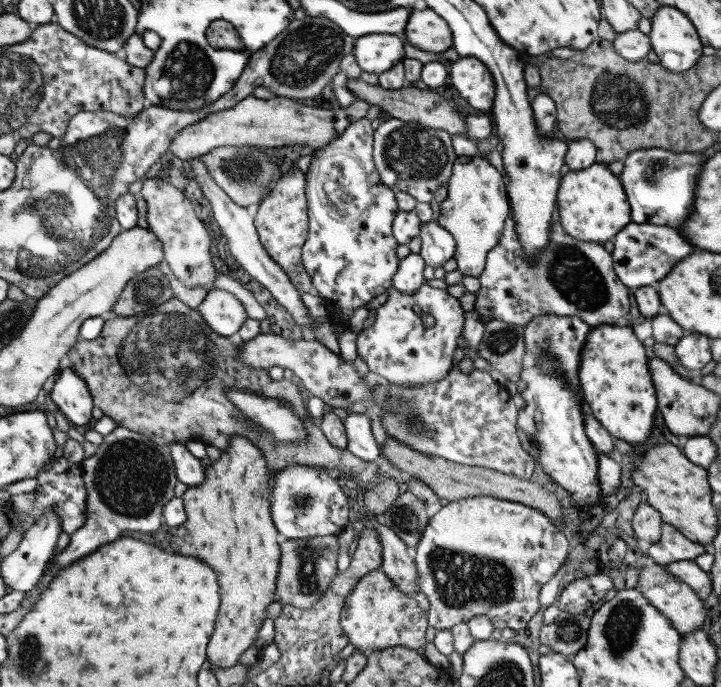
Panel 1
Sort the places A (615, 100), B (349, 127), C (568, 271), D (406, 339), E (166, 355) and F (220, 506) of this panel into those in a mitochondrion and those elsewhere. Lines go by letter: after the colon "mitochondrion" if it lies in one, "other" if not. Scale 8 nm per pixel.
A: mitochondrion
B: other
C: mitochondrion
D: other
E: mitochondrion
F: other

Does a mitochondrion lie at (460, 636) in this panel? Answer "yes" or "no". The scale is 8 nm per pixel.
no

